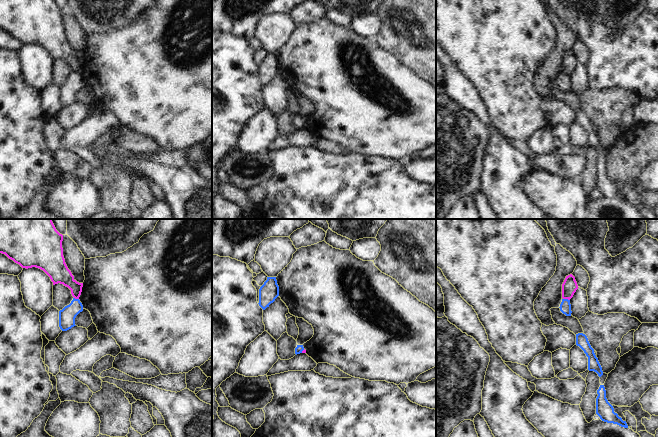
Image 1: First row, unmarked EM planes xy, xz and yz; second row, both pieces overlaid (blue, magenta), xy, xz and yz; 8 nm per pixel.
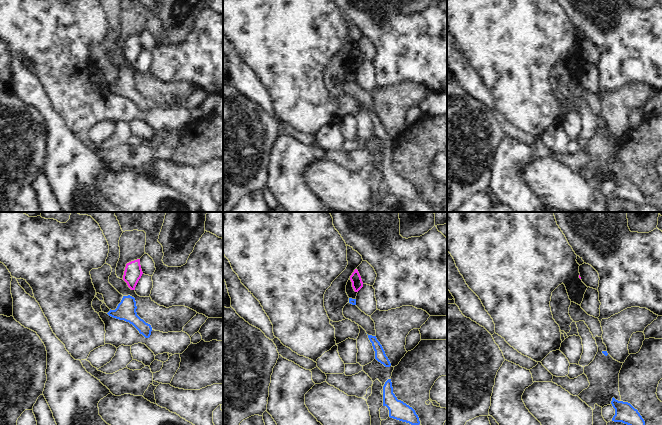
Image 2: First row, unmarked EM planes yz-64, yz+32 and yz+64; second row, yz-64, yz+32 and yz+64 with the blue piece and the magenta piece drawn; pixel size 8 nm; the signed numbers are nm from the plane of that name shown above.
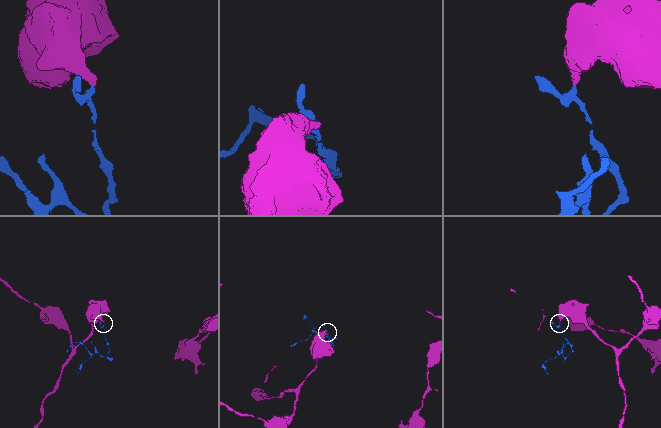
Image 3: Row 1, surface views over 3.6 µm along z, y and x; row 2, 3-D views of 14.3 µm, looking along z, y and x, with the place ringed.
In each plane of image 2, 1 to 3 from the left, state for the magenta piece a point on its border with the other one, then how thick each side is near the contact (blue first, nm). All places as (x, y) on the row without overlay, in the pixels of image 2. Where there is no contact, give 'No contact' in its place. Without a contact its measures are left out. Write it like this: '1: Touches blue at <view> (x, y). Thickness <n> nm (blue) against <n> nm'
1: No contact
2: No contact
3: No contact

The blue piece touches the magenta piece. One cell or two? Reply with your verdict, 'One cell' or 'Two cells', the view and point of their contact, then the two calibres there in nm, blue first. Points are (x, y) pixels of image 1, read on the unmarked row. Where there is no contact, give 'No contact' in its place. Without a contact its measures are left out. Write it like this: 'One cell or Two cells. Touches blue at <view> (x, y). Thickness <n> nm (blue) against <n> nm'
Two cells. Touches blue at yz (566, 75). Thickness 100 nm (blue) against 120 nm

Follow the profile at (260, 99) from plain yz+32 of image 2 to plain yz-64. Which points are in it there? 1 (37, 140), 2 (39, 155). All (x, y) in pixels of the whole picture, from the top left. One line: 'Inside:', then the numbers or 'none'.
Inside: none

